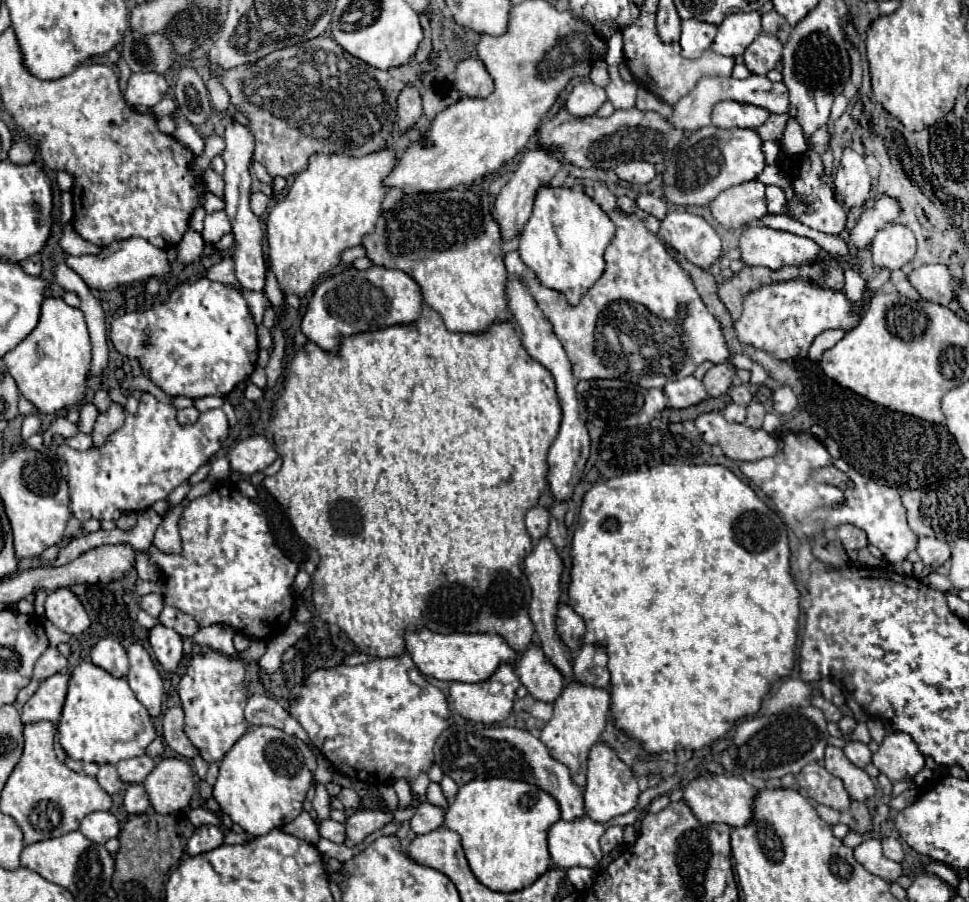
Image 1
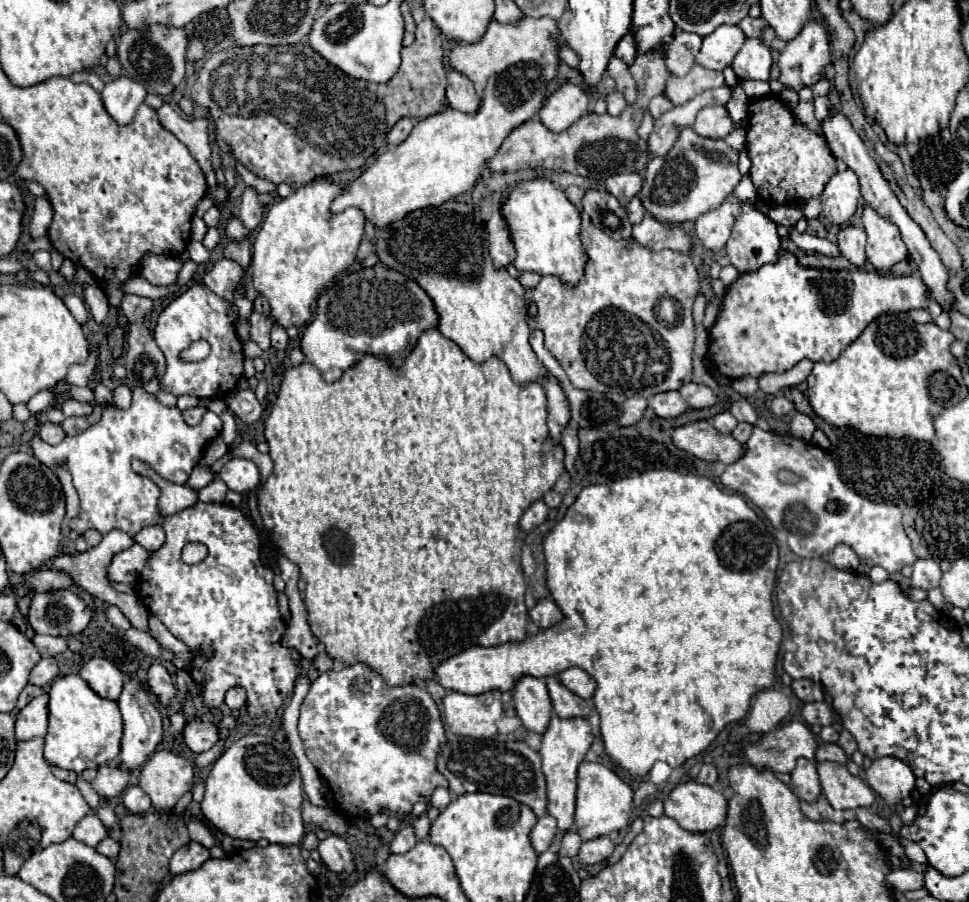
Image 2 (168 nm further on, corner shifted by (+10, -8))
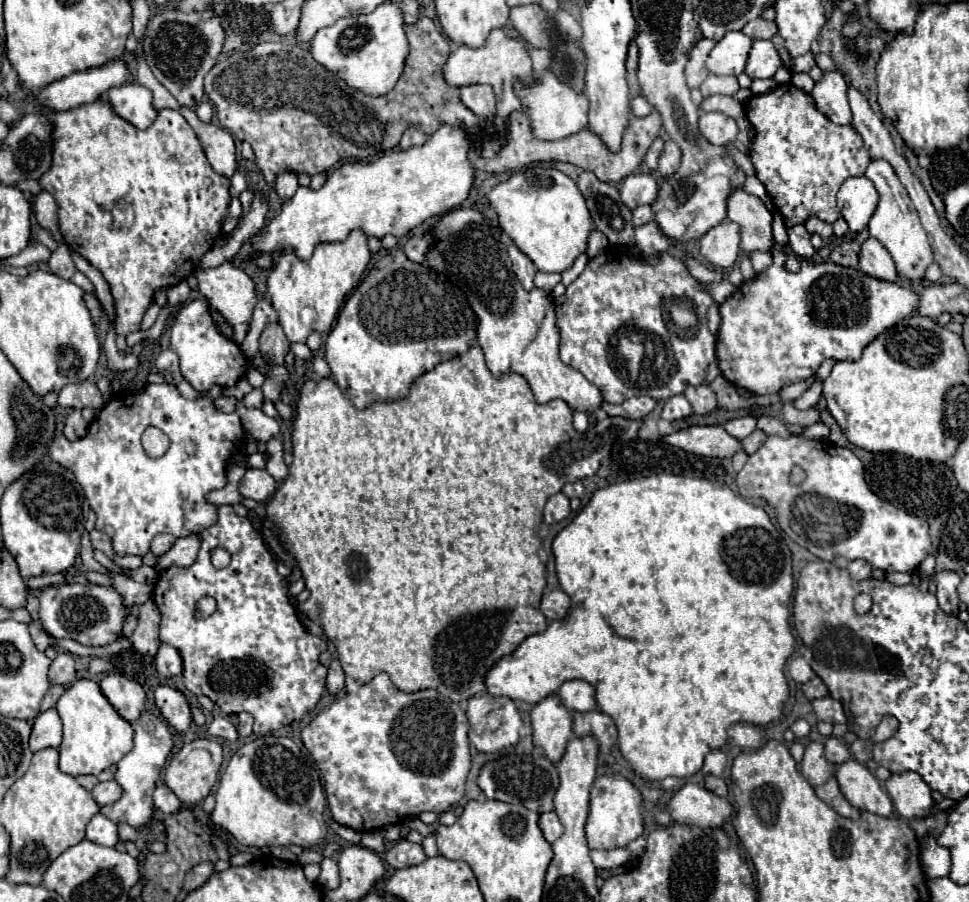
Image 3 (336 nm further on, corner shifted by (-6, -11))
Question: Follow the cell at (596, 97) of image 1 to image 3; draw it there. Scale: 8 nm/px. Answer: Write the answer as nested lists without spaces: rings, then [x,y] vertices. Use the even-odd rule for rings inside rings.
[[[532,49],[532,61],[534,61],[534,77],[540,79],[540,83],[532,85],[528,89],[524,89],[518,81],[514,81],[514,85],[516,85],[518,97],[526,105],[526,115],[532,121],[534,135],[538,139],[566,139],[566,137],[586,129],[588,127],[588,97],[586,97],[586,93],[574,91],[572,87],[562,83],[550,71],[550,51]]]

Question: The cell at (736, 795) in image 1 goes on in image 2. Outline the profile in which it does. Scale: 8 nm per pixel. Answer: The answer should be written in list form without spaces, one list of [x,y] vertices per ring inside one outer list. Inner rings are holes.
[[[694,780],[678,784],[664,800],[664,814],[690,832],[724,826],[728,802],[722,792]]]

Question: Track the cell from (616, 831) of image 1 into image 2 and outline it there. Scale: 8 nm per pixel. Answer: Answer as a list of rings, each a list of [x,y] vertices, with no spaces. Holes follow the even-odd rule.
[[[600,836],[600,838],[594,838],[580,846],[578,858],[582,864],[598,864],[598,862],[606,860],[612,854],[612,850],[614,850],[614,844],[610,842],[610,838]]]

